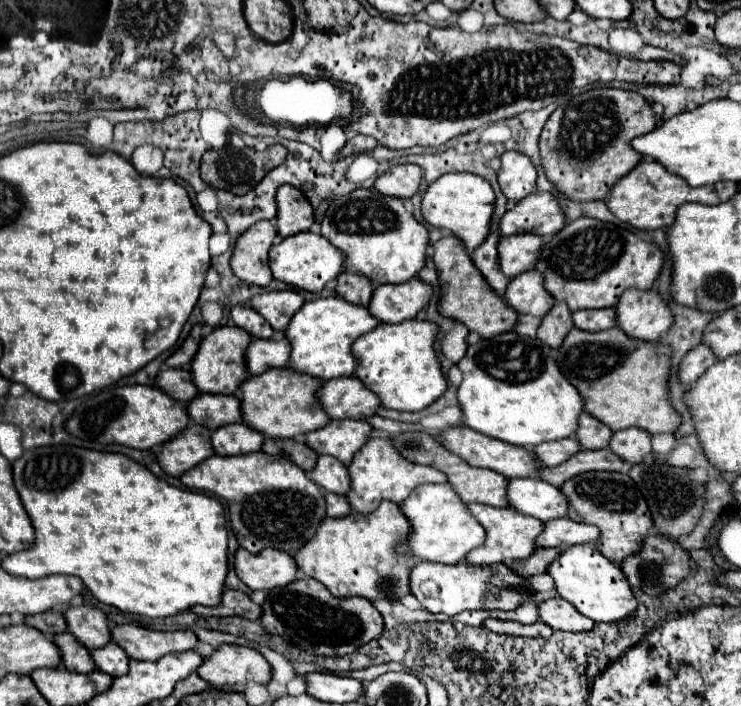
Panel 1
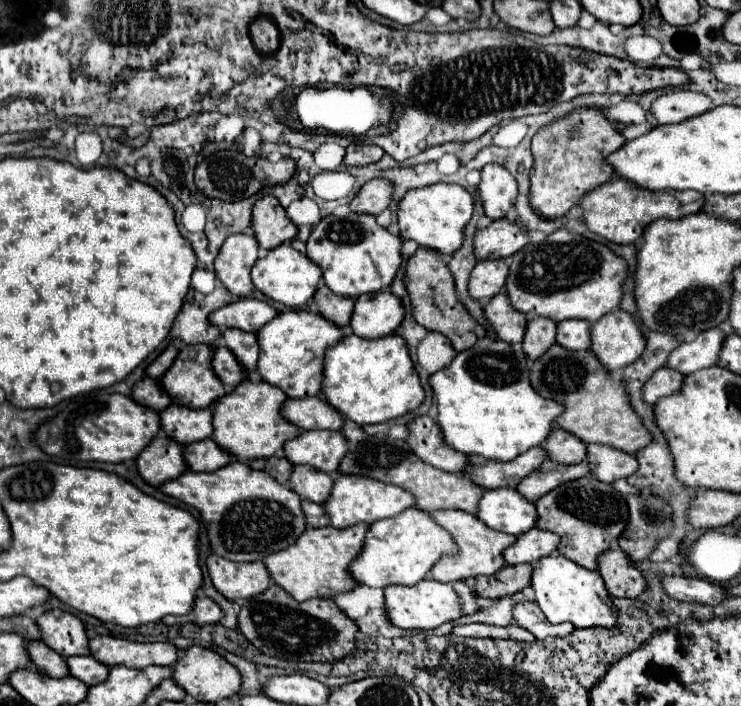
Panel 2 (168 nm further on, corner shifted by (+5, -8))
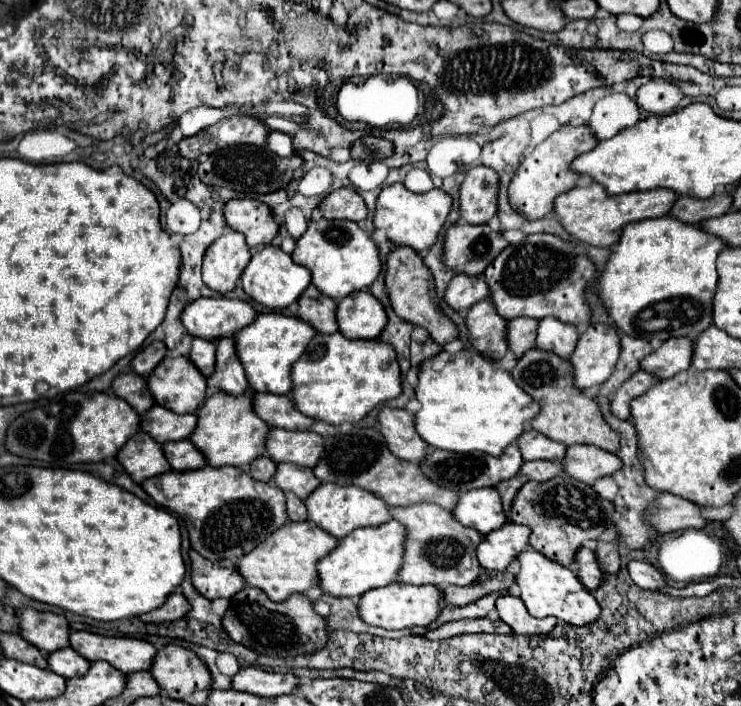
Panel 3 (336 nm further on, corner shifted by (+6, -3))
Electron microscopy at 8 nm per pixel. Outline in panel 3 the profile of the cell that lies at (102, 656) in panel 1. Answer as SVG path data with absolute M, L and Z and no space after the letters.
M71 647L59 649L59 651L55 651L55 653L49 655L49 669L51 671L59 671L59 675L63 675L65 679L83 677L89 671L89 667L91 667L91 663L87 659L83 659Z

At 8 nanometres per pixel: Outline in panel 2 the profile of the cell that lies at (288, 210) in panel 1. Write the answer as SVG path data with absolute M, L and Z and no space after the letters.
M262 196L252 208L252 230L260 248L272 250L296 236L296 226L274 196Z

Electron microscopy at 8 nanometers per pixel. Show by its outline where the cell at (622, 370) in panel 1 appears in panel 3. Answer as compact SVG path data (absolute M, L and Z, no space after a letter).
M529 349L515 365L513 369L513 379L527 391L535 401L541 403L541 413L533 419L533 429L541 431L549 439L561 441L565 445L575 445L575 443L587 443L587 445L597 445L609 453L619 451L619 433L605 421L599 403L595 397L587 395L585 391L575 387L575 377L573 377L573 367L569 359L563 359L555 355L553 351L545 349Z

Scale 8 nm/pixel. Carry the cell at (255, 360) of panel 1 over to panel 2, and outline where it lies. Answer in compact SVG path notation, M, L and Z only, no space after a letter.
M224 344L214 348L214 352L212 352L212 368L214 368L216 376L220 378L220 382L228 390L236 388L244 380L244 376L246 376L242 366L236 362L232 352L228 352L228 348Z

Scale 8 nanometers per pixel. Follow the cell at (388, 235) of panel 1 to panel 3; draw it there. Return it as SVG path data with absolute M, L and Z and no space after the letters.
M347 219L309 221L307 231L297 241L297 249L293 251L291 257L295 263L311 271L313 275L311 283L317 285L319 291L337 301L369 287L377 279L383 267L379 257L379 247L373 241L373 237L363 227L359 227L359 223Z

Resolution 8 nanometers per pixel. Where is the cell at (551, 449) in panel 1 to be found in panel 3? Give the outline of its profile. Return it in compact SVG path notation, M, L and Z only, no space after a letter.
M511 443L511 447L507 447L503 459L483 455L479 451L475 451L475 453L451 453L451 451L431 449L431 453L419 465L423 467L423 473L427 473L429 479L435 479L435 483L439 483L441 487L449 487L453 491L465 493L469 489L493 487L493 485L497 485L501 481L513 479L519 473L521 465L523 465L523 455L521 455L517 443Z

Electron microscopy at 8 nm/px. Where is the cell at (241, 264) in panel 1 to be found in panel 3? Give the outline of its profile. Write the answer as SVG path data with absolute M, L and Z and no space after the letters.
M229 231L207 249L203 259L203 281L213 291L227 295L235 289L249 259L251 251L245 243L245 235Z

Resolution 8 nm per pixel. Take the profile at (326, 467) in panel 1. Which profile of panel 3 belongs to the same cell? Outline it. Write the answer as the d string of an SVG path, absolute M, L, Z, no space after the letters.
M279 463L277 475L275 475L273 481L285 493L291 491L301 499L307 499L321 485L321 481L313 475L311 469L299 467L299 465L293 465L293 463Z

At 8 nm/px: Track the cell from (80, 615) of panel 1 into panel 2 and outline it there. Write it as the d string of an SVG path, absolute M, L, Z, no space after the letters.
M48 610L36 618L36 624L42 632L42 640L60 656L86 656L88 636L84 624L78 616L64 610Z

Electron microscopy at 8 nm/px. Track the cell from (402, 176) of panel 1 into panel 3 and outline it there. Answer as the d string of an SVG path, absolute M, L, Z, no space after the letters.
M337 189L319 205L323 217L327 219L351 219L351 221L363 221L367 219L367 205L363 197L355 189Z

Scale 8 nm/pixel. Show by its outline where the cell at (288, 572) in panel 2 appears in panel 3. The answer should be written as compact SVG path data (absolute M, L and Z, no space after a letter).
M289 521L287 527L275 531L275 535L271 535L271 539L263 543L263 547L255 547L255 551L243 555L243 559L239 559L237 565L247 585L267 591L267 595L275 601L285 601L293 593L303 593L319 585L319 575L315 567L319 559L329 555L337 545L339 539L335 539L331 533L323 531L321 527L315 527L315 523L311 521L303 521L303 523Z

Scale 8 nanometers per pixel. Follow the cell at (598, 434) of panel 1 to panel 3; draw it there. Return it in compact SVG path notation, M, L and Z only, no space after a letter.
M525 431L523 439L519 439L519 449L523 451L525 461L535 461L535 459L561 461L567 451L563 443L557 443L539 431Z

